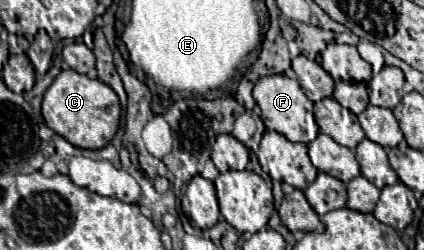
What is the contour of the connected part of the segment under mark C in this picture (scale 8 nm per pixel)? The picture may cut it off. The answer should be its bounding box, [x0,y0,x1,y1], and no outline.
[42,69,120,149]

